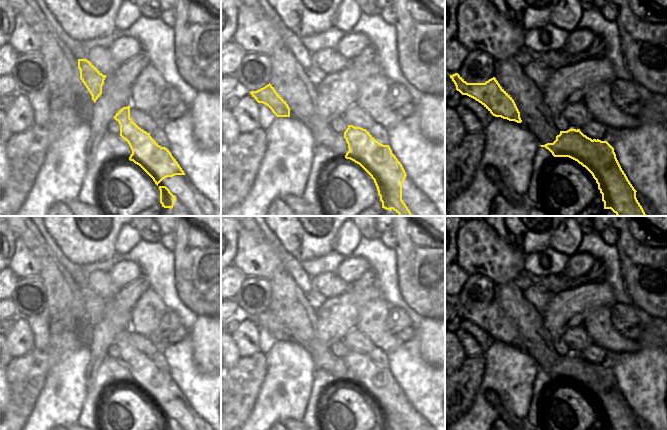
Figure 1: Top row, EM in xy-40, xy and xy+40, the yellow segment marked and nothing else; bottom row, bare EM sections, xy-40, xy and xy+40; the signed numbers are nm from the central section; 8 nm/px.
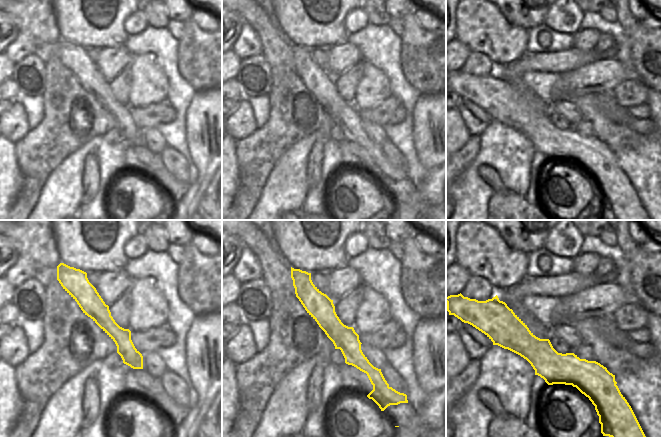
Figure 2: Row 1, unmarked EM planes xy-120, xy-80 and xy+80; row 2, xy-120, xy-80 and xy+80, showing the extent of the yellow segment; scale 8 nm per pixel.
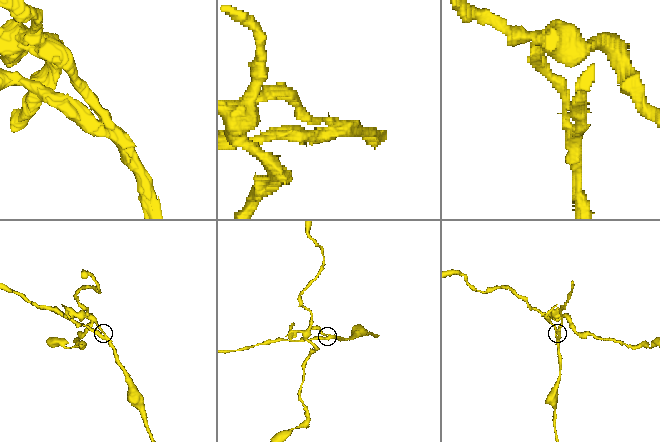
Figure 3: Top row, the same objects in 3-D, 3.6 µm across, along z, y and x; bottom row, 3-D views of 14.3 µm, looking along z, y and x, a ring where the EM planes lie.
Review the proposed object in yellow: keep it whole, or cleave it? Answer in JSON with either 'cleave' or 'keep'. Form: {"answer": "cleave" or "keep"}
{"answer": "cleave"}

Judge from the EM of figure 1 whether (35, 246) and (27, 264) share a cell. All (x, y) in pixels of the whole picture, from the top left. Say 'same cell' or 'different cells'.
different cells

